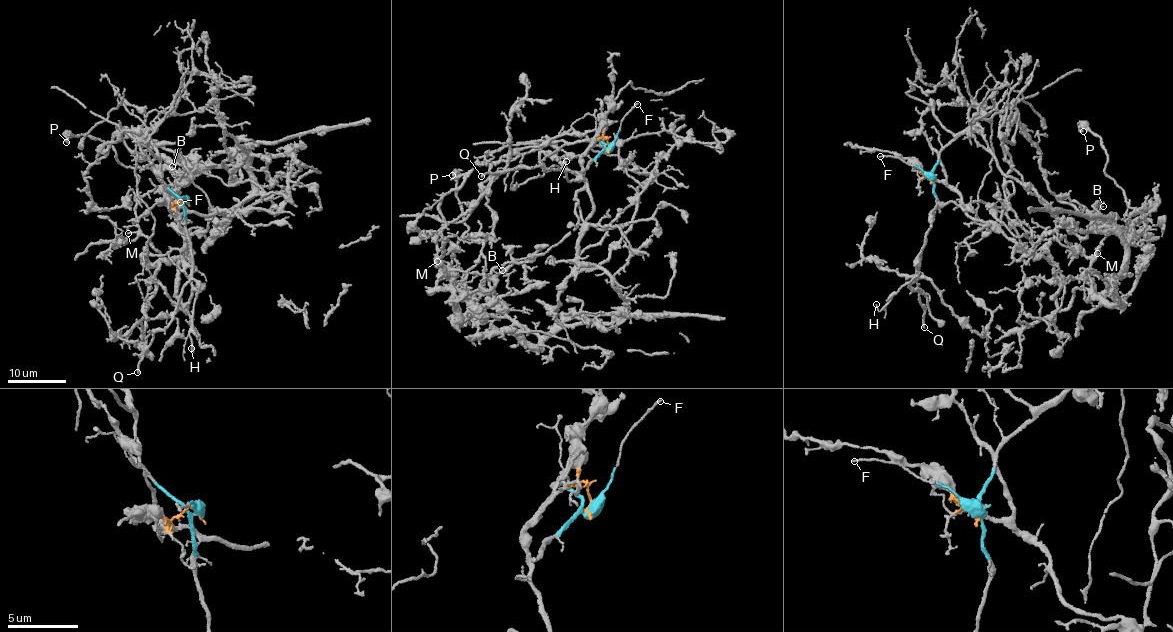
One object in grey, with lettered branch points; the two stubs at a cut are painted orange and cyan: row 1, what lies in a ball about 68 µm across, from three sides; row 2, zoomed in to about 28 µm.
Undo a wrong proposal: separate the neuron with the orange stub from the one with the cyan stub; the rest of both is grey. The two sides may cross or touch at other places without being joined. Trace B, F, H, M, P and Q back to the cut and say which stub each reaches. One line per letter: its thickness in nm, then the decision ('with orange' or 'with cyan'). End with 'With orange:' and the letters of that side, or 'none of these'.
B: 110 nm | with orange
F: 140 nm | with cyan
H: 110 nm | with cyan
M: 130 nm | with orange
P: 180 nm | with orange
Q: 200 nm | with cyan
With orange: B, M, P

